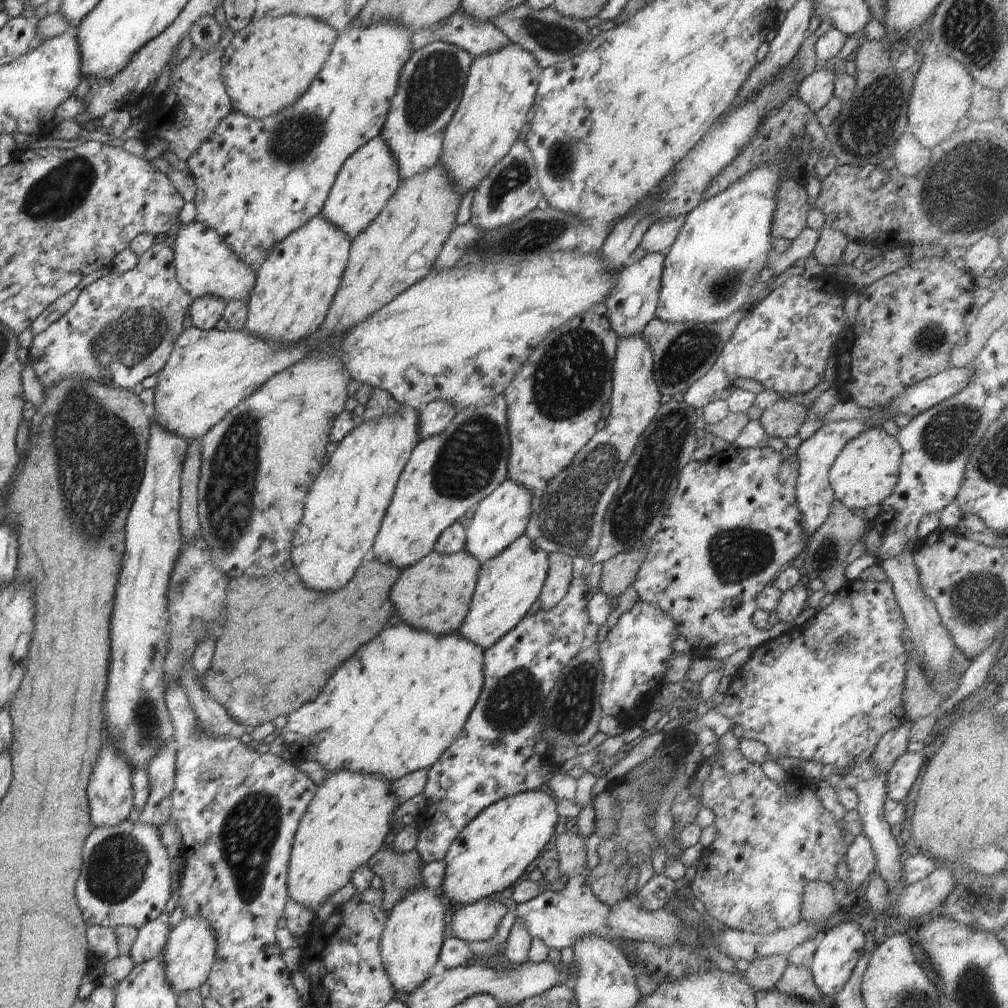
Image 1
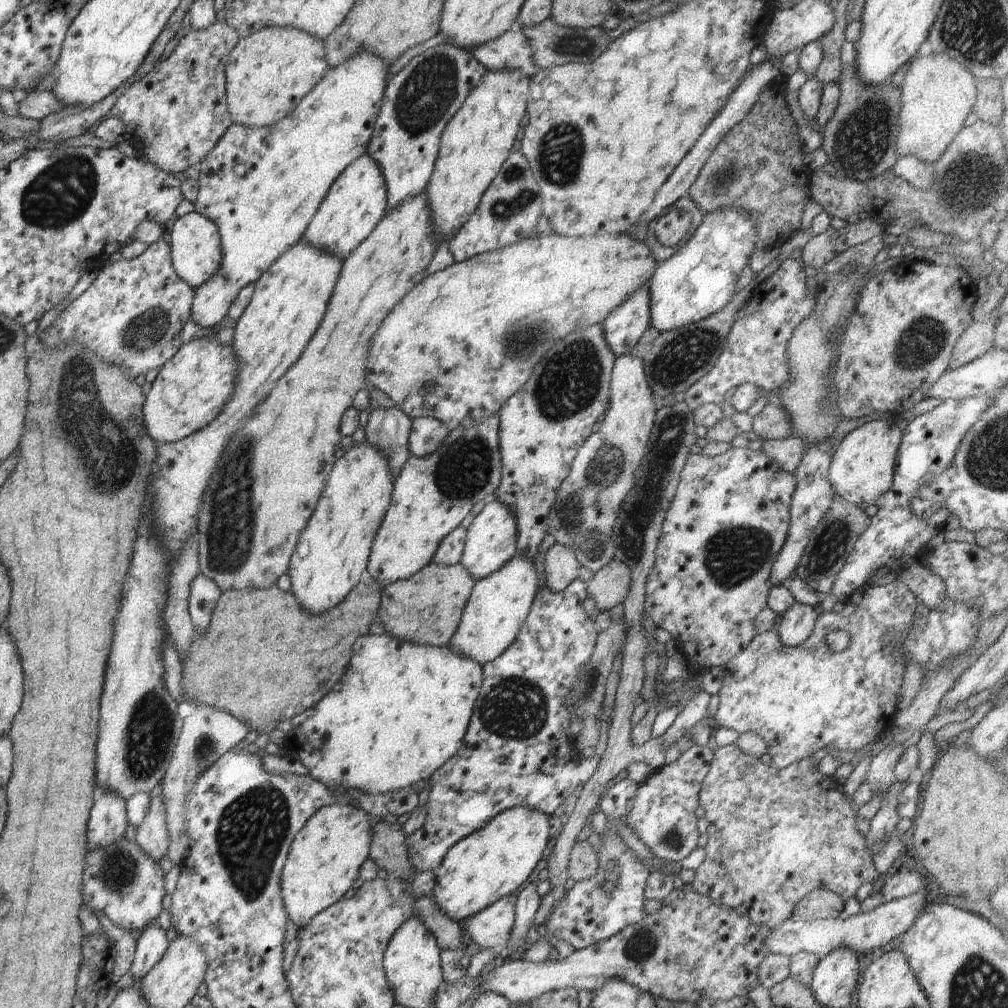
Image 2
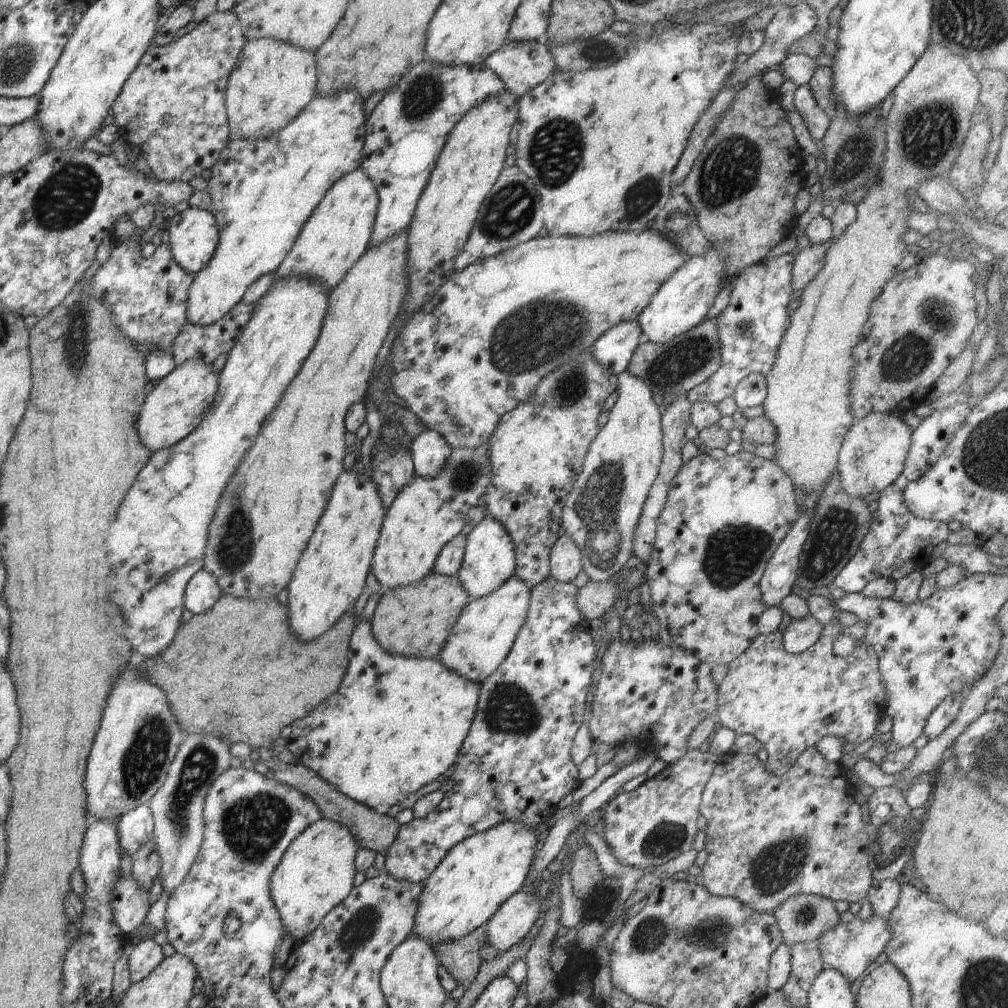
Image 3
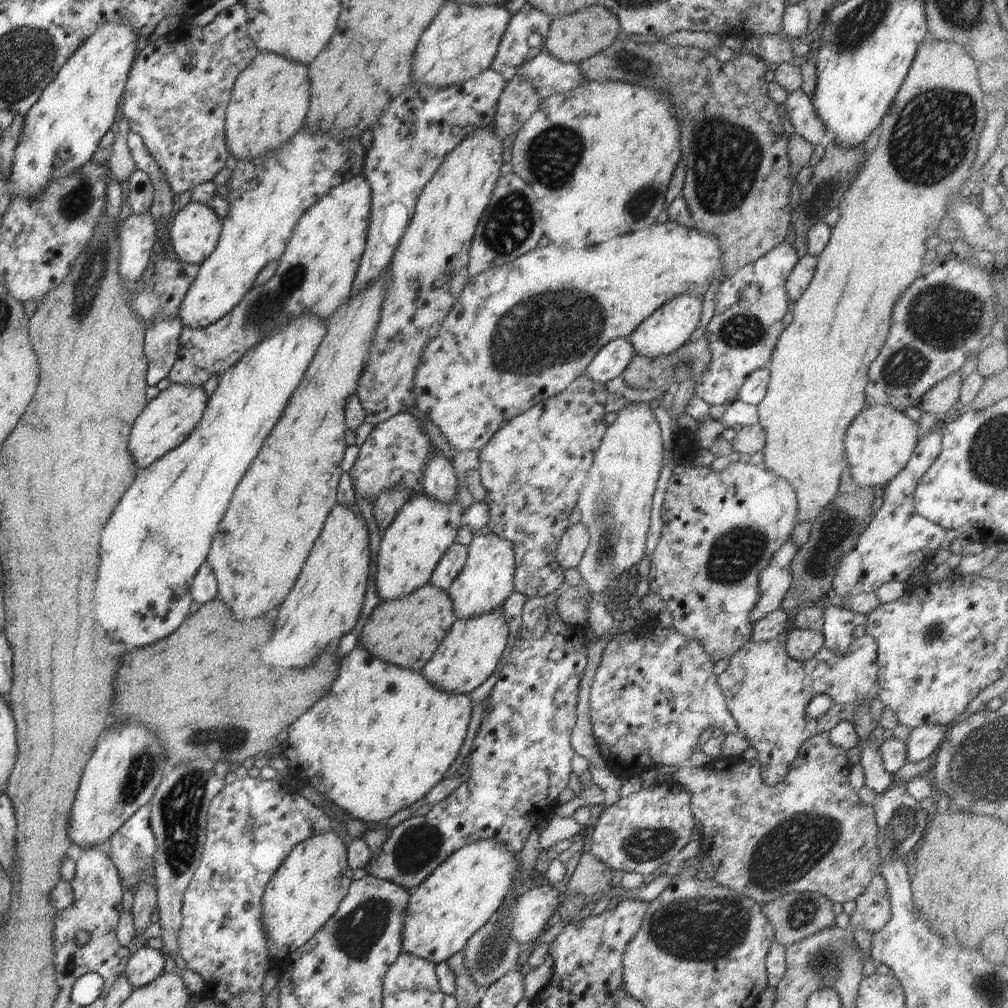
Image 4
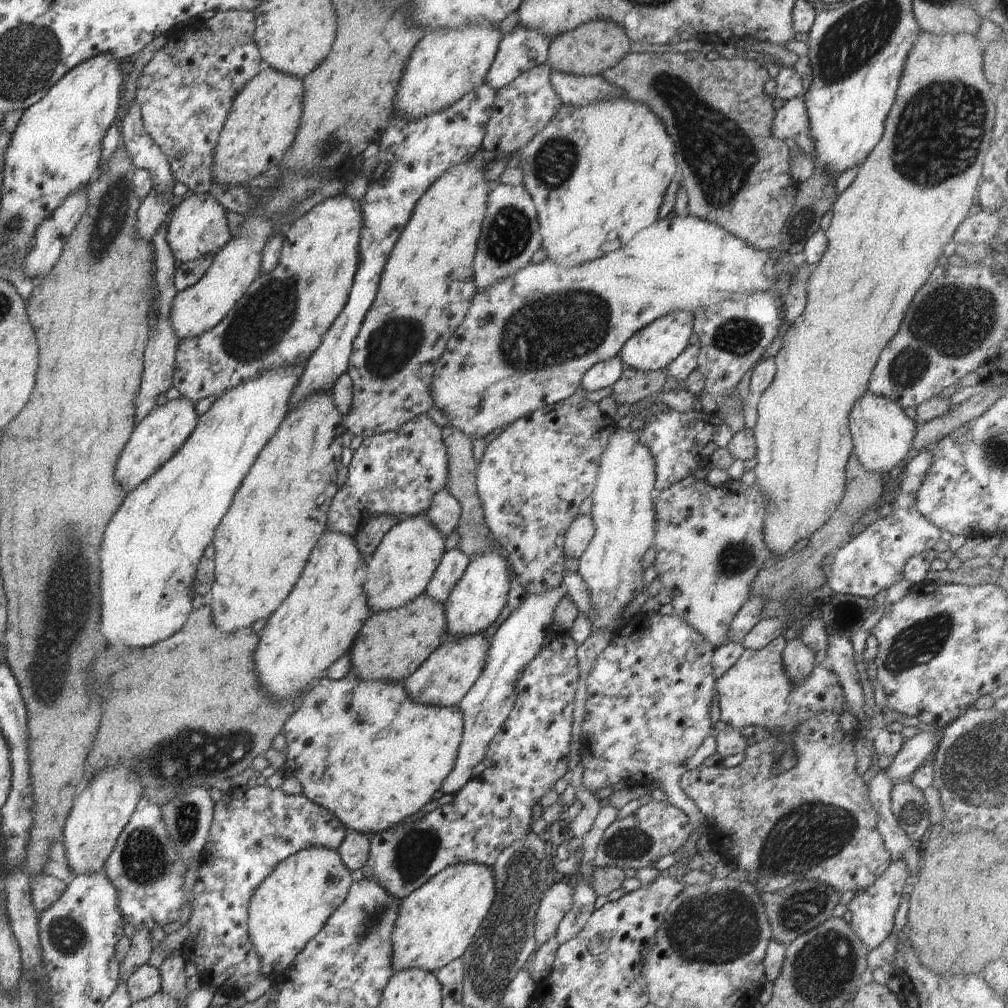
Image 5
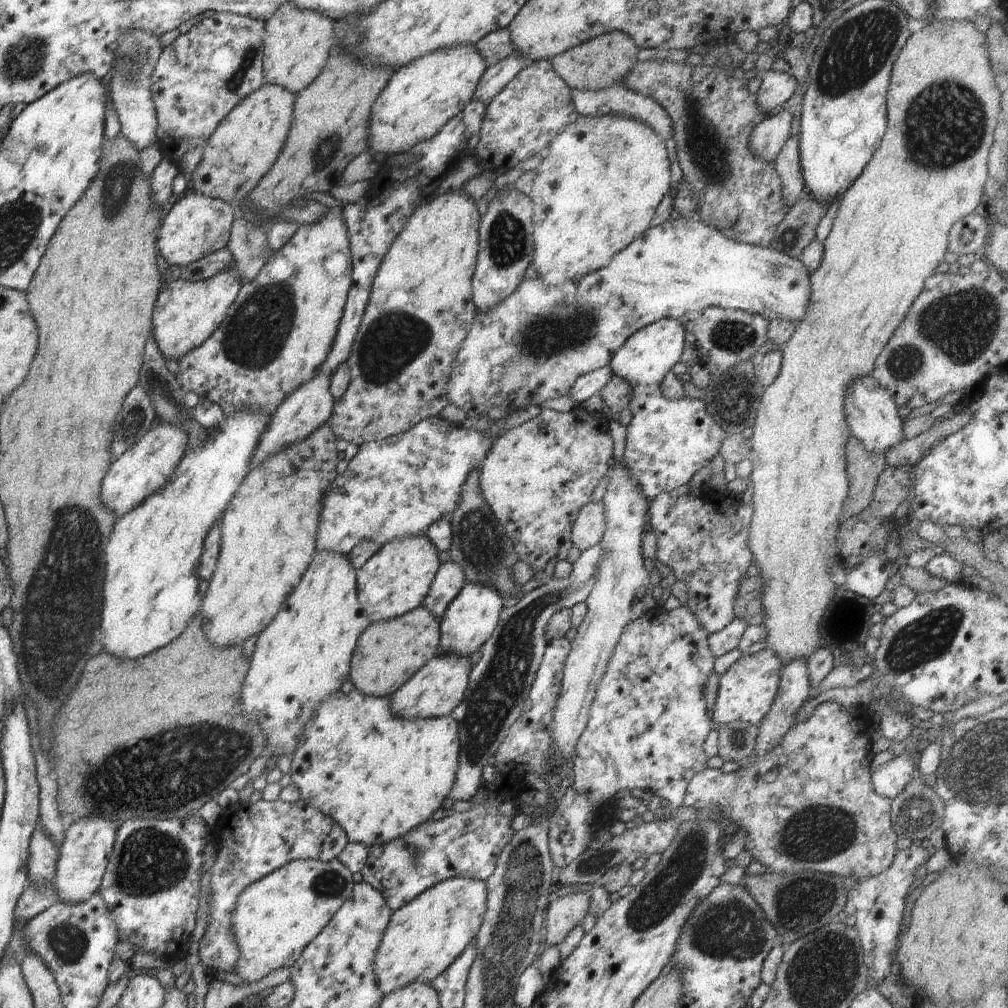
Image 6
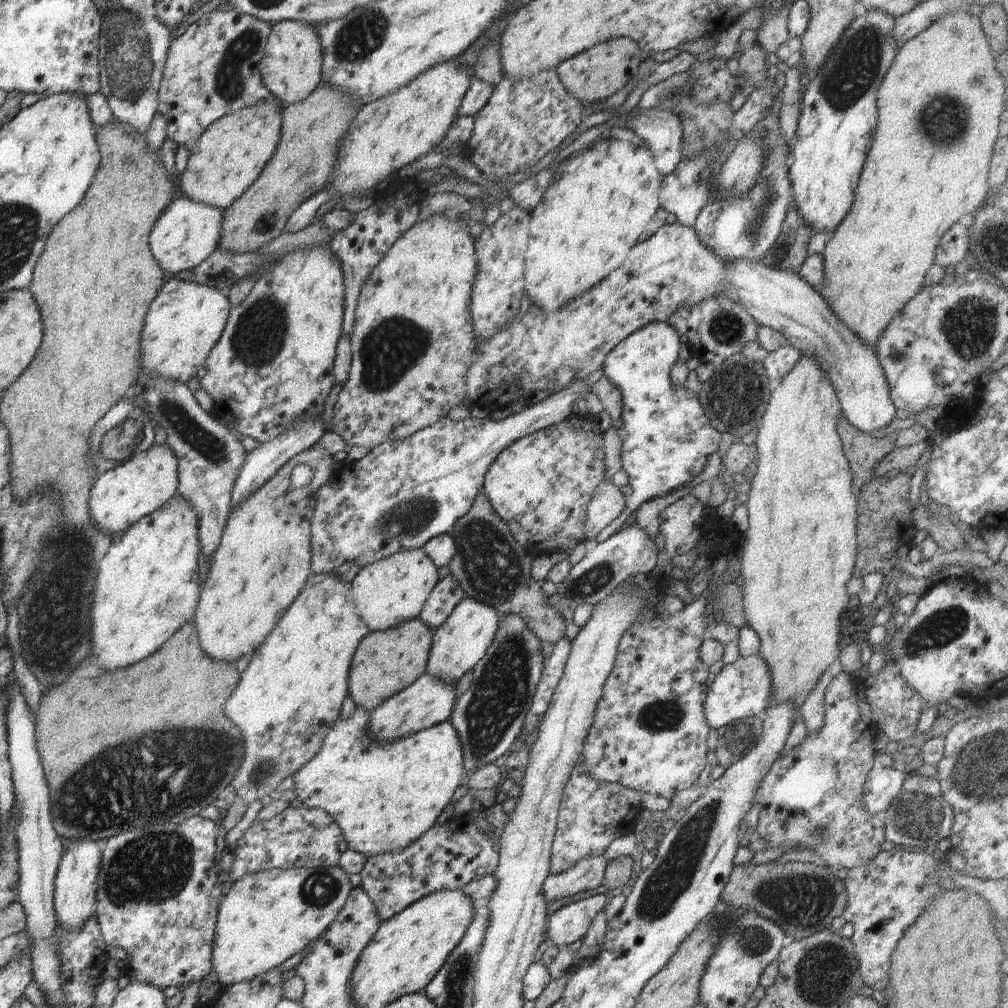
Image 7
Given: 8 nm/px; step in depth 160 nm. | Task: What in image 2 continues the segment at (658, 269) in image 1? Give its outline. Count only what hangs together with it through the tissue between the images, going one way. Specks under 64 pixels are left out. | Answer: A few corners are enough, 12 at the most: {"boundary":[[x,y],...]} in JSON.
{"boundary":[[650,282],[606,316],[614,356],[632,353],[651,324]]}

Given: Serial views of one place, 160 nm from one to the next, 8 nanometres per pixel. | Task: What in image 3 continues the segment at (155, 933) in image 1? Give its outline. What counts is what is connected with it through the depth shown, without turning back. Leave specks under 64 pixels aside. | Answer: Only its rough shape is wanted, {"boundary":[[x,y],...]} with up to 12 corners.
{"boundary":[[149,938],[131,944],[130,980],[144,980],[162,961]]}

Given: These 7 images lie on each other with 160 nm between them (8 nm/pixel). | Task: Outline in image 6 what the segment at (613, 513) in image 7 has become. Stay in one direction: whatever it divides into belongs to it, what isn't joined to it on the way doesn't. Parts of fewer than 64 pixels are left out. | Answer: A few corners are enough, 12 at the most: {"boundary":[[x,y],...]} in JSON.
{"boundary":[[591,501],[576,516],[574,547],[600,543],[606,528],[604,504]]}

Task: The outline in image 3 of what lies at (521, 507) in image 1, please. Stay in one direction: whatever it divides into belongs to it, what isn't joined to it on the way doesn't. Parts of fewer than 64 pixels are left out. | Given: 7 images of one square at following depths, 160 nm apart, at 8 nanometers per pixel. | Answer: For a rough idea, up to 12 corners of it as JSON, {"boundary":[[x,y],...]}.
{"boundary":[[494,517],[467,536],[457,577],[471,601],[515,574],[515,544]]}

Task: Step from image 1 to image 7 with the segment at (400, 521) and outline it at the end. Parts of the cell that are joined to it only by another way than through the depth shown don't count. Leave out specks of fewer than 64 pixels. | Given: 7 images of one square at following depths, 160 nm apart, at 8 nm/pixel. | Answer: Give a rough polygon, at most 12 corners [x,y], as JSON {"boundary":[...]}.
{"boundary":[[422,549],[362,567],[354,612],[370,631],[415,619],[439,581]]}

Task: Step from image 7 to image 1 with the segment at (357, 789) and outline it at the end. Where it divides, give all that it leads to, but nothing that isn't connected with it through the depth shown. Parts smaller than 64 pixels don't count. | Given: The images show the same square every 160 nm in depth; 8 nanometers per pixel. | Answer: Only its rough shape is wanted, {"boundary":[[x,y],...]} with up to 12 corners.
{"boundary":[[401,624],[283,727],[327,773],[429,769],[483,650]]}

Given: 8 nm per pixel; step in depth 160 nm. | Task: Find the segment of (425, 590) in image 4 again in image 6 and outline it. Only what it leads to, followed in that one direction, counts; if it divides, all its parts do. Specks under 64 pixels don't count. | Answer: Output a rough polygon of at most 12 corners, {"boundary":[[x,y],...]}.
{"boundary":[[424,606],[370,622],[352,653],[358,692],[390,697],[441,654]]}

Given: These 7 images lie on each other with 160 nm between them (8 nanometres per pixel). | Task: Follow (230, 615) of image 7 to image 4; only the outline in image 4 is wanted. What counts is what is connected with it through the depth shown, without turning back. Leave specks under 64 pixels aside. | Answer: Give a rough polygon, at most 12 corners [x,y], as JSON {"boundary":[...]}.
{"boundary":[[384,276],[326,336],[207,561],[236,620],[284,602],[337,503]]}

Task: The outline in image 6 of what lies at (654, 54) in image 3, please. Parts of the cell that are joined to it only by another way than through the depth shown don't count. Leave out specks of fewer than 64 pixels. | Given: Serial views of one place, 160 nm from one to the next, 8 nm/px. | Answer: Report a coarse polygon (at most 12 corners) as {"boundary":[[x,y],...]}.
{"boundary":[[580,116],[533,189],[543,284],[651,227],[669,156],[642,121]]}

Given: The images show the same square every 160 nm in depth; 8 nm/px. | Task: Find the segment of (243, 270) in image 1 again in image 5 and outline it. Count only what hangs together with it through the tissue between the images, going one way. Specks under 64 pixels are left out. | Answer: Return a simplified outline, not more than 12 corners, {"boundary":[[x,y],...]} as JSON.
{"boundary":[[189,193],[166,240],[181,263],[213,256],[231,236],[225,209]]}

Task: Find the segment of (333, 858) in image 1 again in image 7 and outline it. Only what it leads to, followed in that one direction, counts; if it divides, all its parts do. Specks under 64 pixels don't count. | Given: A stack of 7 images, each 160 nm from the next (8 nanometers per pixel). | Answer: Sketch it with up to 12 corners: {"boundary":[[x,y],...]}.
{"boundary":[[335,867],[250,873],[219,903],[223,988],[302,952],[353,887]]}

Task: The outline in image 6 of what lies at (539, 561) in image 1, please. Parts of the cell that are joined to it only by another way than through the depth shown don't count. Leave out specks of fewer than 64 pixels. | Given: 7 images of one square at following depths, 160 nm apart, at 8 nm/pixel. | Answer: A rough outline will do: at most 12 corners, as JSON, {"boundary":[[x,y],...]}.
{"boundary":[[469,657],[431,658],[391,694],[404,719],[452,715],[464,698]]}

